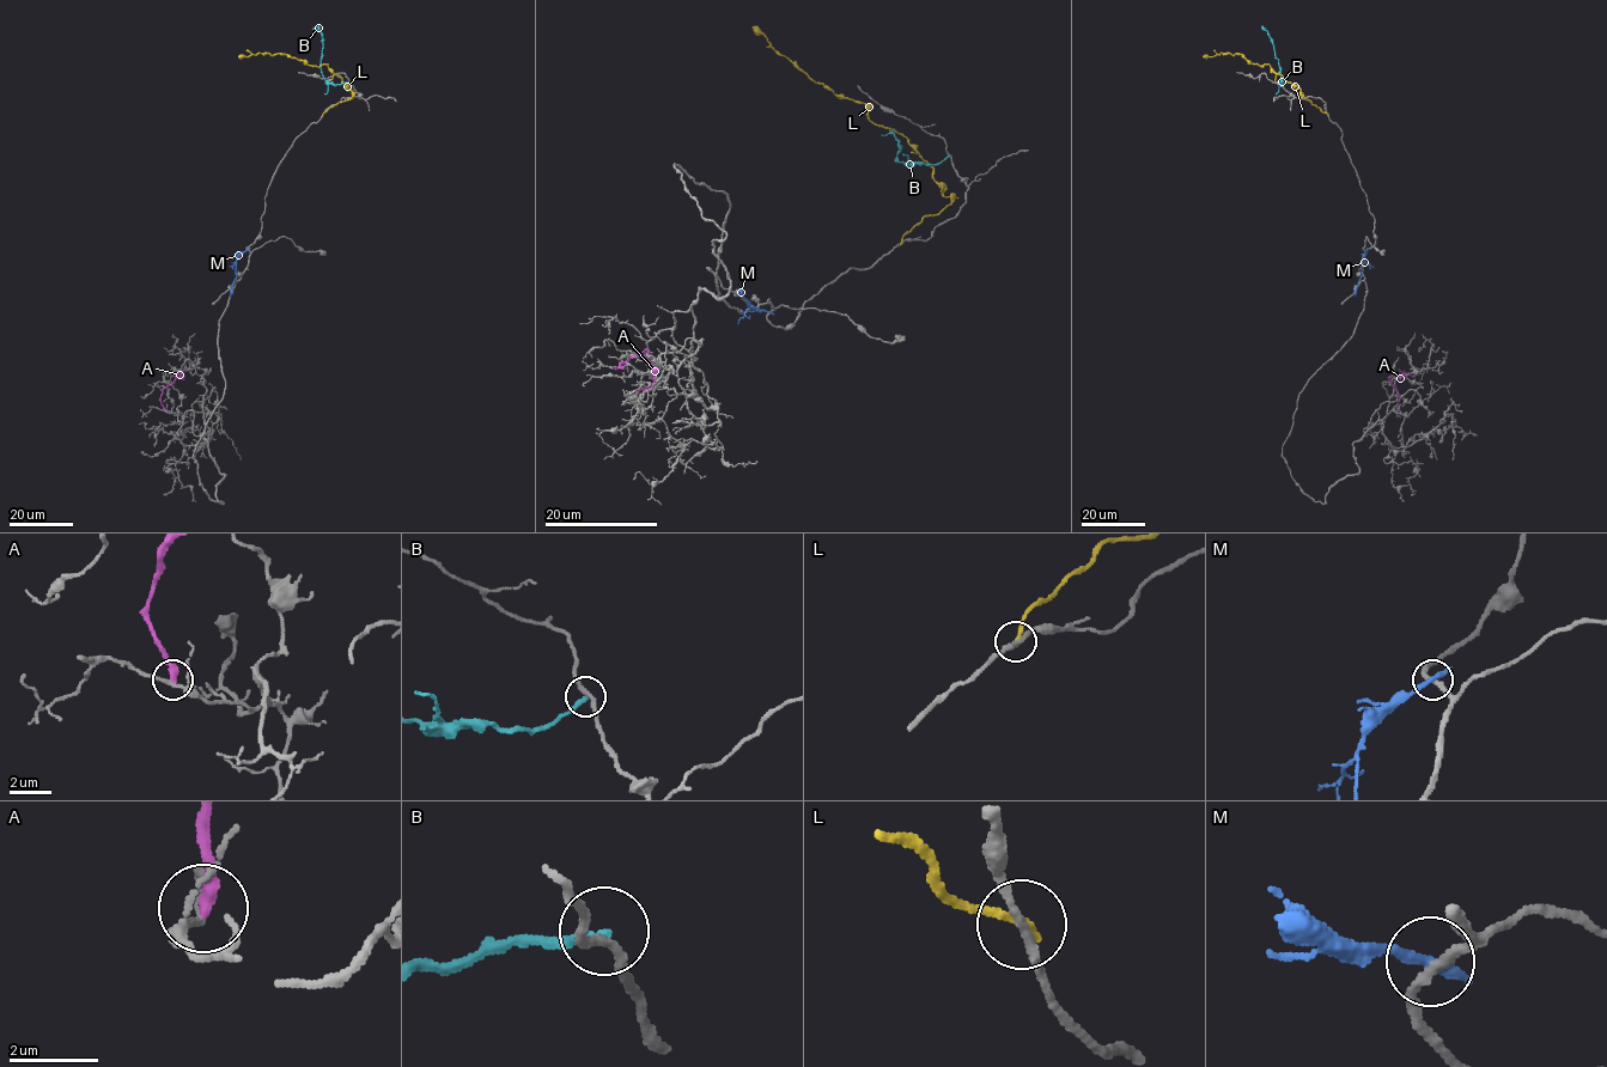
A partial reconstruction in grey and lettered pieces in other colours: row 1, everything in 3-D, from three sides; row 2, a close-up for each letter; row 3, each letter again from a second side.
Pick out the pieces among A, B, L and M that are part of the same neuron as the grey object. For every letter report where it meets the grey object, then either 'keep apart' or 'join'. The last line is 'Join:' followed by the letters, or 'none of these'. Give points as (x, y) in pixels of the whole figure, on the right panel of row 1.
A: meets grey at (1398, 410); keep apart
B: meets grey at (1277, 81); keep apart
L: meets grey at (1327, 114); keep apart
M: meets grey at (1367, 250); keep apart
Join: none of these

